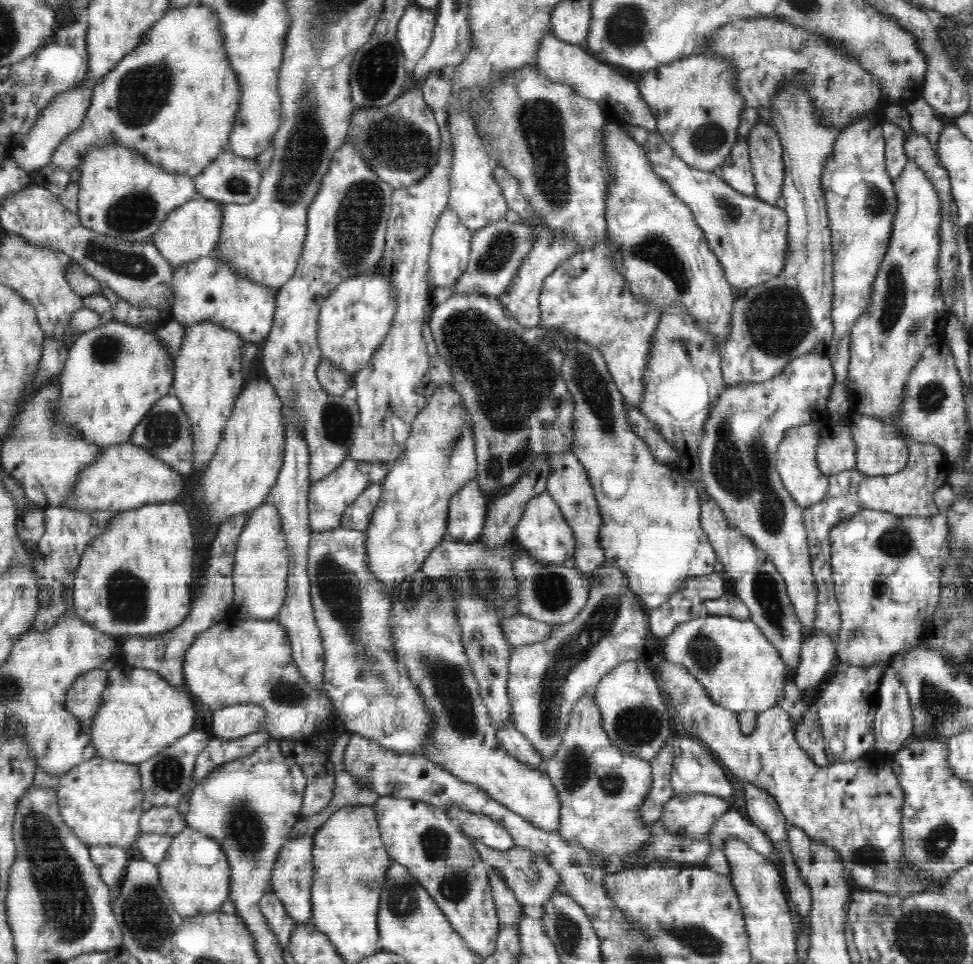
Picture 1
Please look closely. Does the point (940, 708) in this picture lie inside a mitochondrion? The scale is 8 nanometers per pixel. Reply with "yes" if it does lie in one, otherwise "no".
yes

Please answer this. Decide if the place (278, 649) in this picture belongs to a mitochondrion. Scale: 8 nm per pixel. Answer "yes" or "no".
no

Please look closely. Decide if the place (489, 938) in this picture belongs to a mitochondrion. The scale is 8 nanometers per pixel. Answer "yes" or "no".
no

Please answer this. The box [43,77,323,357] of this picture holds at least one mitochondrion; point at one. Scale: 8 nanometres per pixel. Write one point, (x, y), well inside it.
(134, 211)

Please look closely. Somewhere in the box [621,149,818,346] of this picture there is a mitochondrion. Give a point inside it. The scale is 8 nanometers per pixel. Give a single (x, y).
(655, 248)

